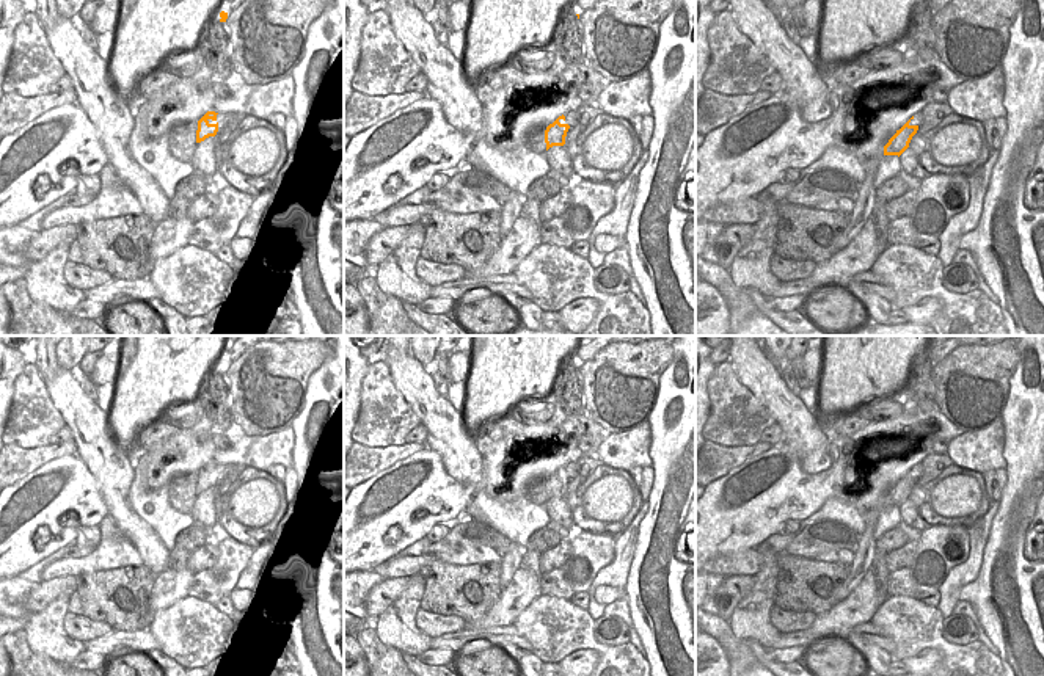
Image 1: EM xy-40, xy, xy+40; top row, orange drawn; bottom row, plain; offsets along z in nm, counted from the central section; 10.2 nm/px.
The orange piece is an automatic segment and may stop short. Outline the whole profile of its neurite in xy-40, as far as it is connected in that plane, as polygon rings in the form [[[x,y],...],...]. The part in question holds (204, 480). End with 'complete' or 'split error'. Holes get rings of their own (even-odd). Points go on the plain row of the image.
[[[207,463],[199,472],[198,472],[198,482],[196,482],[196,494],[204,492],[209,488],[215,488],[218,483],[218,474],[217,474],[215,463]]] | complete

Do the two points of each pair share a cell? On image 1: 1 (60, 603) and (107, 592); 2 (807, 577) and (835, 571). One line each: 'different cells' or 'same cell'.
1: different cells
2: same cell

